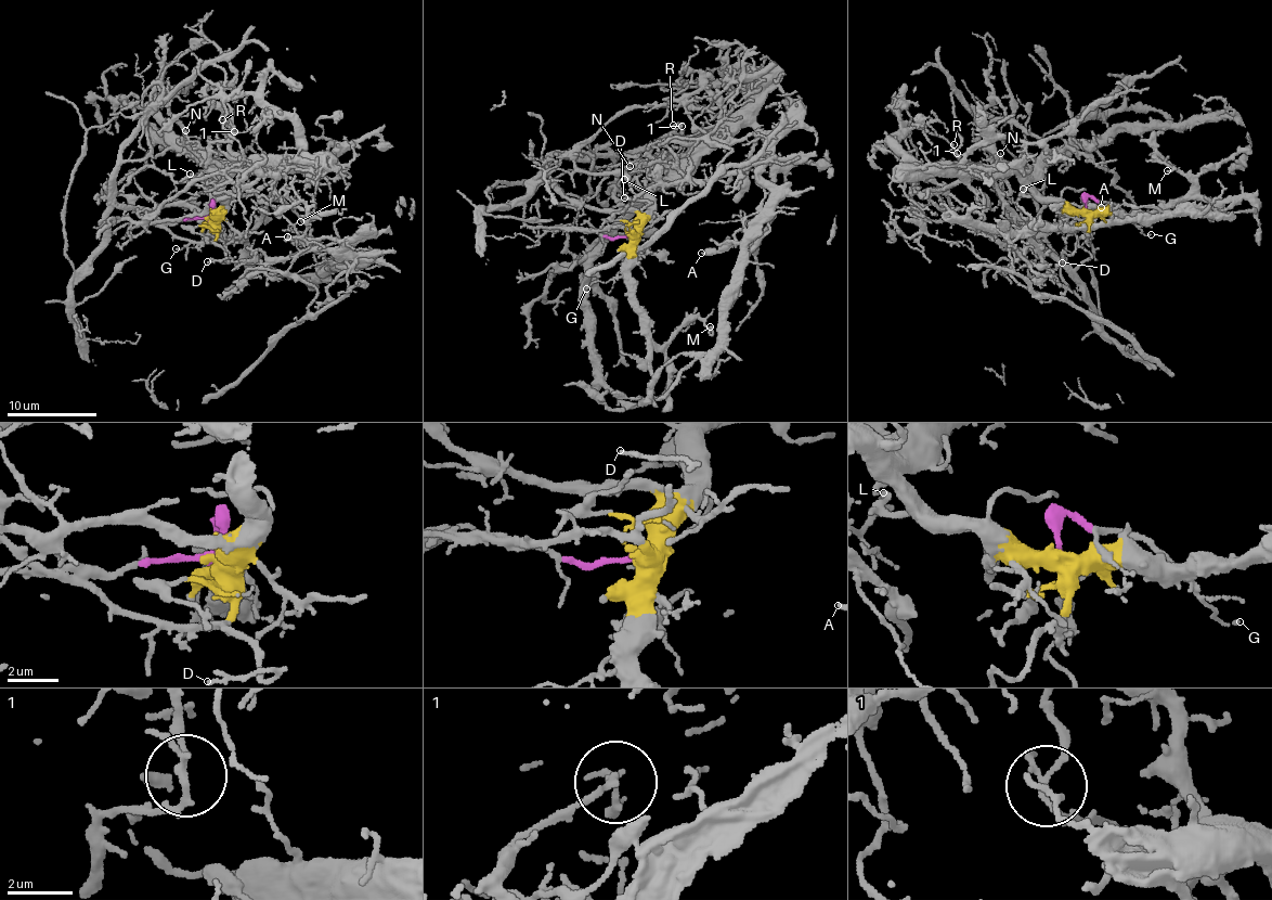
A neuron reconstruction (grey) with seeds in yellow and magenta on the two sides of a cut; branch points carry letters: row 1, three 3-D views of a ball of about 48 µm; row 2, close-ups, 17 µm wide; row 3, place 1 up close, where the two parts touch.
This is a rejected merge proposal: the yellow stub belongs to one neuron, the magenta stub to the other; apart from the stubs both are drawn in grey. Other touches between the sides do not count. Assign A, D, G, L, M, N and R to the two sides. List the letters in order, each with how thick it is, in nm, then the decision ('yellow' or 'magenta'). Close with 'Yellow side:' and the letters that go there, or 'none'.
A: 190 nm | yellow
D: 170 nm | yellow
G: 110 nm | magenta
L: 180 nm | yellow
M: 130 nm | yellow
N: 80 nm | yellow
R: 150 nm | yellow
Yellow side: A, D, L, M, N, R

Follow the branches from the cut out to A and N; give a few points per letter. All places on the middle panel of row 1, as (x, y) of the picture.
A: (628, 234), (630, 297), (654, 377), (676, 355), (709, 352), (717, 342), (719, 305), (739, 246), (702, 254)
N: (628, 234), (637, 219), (648, 211), (649, 188), (670, 175), (670, 168), (635, 158), (630, 167)

